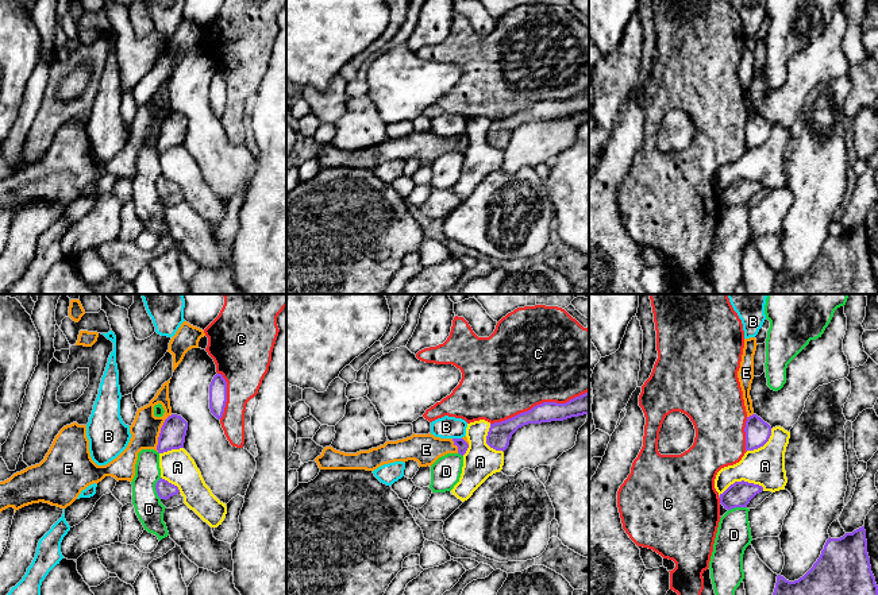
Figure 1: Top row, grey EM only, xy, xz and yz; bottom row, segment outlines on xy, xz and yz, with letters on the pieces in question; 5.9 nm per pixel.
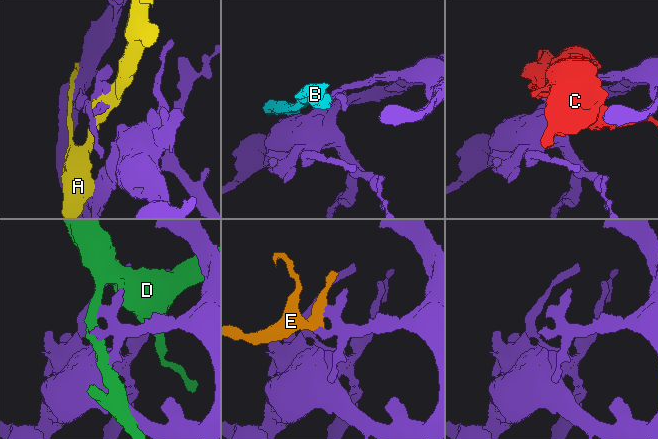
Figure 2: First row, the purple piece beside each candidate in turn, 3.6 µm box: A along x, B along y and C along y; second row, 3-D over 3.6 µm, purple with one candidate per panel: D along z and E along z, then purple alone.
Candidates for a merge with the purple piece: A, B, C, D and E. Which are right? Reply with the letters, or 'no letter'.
E

